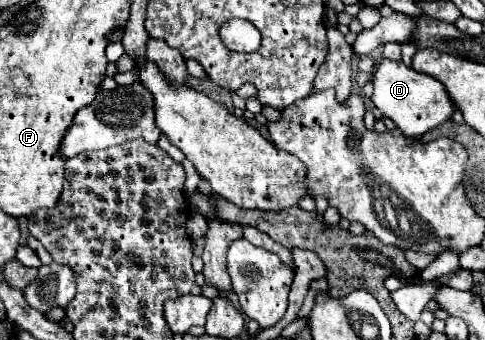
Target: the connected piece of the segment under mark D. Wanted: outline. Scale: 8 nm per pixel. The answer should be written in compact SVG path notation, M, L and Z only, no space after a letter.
M381 59L377 63L373 87L375 89L373 89L371 101L375 103L375 107L409 137L421 137L423 133L439 127L441 123L449 121L457 109L451 97L445 93L447 89L437 79L431 79L425 73L405 67L403 61Z

